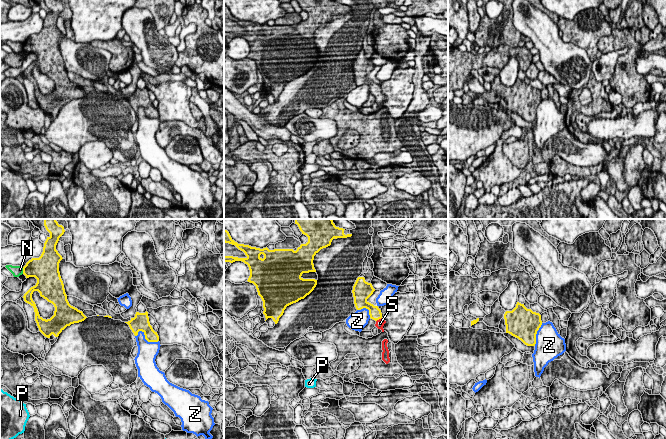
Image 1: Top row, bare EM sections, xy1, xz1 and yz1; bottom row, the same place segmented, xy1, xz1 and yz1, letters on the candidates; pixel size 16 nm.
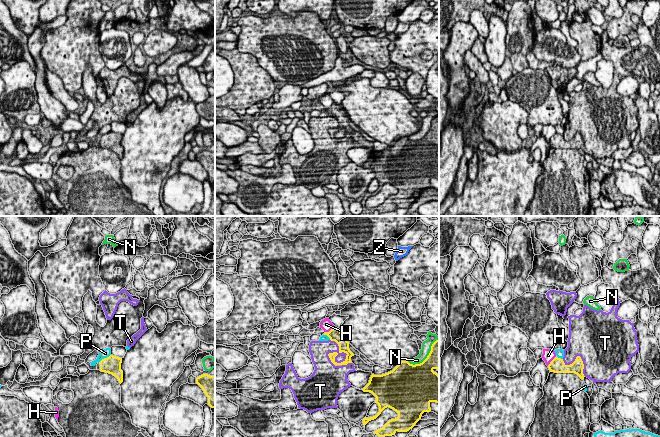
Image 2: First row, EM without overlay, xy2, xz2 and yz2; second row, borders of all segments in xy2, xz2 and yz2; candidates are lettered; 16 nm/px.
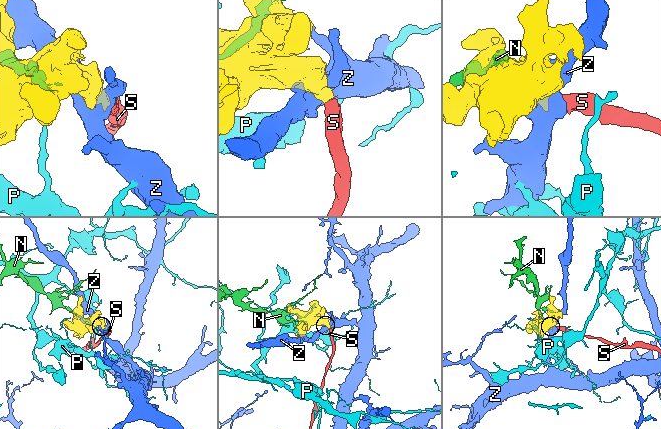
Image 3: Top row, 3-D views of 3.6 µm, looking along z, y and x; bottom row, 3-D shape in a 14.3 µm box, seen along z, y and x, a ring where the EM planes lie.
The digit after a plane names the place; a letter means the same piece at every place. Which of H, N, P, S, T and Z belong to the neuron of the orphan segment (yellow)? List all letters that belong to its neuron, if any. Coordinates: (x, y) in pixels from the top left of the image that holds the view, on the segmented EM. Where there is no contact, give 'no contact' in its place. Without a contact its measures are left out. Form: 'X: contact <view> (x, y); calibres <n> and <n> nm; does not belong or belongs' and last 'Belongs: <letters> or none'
H: contact yz2 (551, 361); calibres 240 and 200 nm; does not belong
N: contact xz2 (427, 357); calibres 340 and 160 nm; does not belong
P: contact xy2 (104, 358); calibres 280 and 140 nm; does not belong
S: contact xz1 (378, 319); calibres 190 and 130 nm; belongs
T: contact xz2 (334, 352); calibres 180 and 320 nm; does not belong
Z: contact xy1 (145, 338); calibres 260 and 320 nm; does not belong
Belongs: S

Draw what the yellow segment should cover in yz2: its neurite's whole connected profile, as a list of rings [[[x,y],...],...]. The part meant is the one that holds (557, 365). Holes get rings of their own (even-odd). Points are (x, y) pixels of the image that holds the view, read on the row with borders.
[[[557,356],[550,362],[548,365],[550,372],[554,373],[575,373],[577,374],[582,380],[584,379],[583,369],[584,364],[580,356],[577,356],[575,361],[570,364],[566,365],[563,359],[558,358]]]

